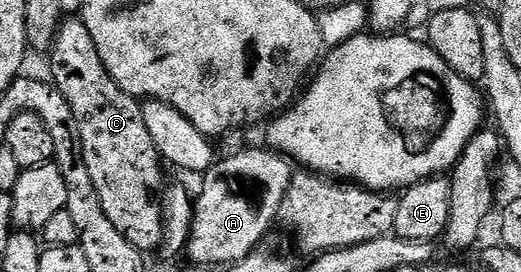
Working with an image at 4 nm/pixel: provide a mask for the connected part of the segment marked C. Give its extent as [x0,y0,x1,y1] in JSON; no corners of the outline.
[48,18,168,254]

